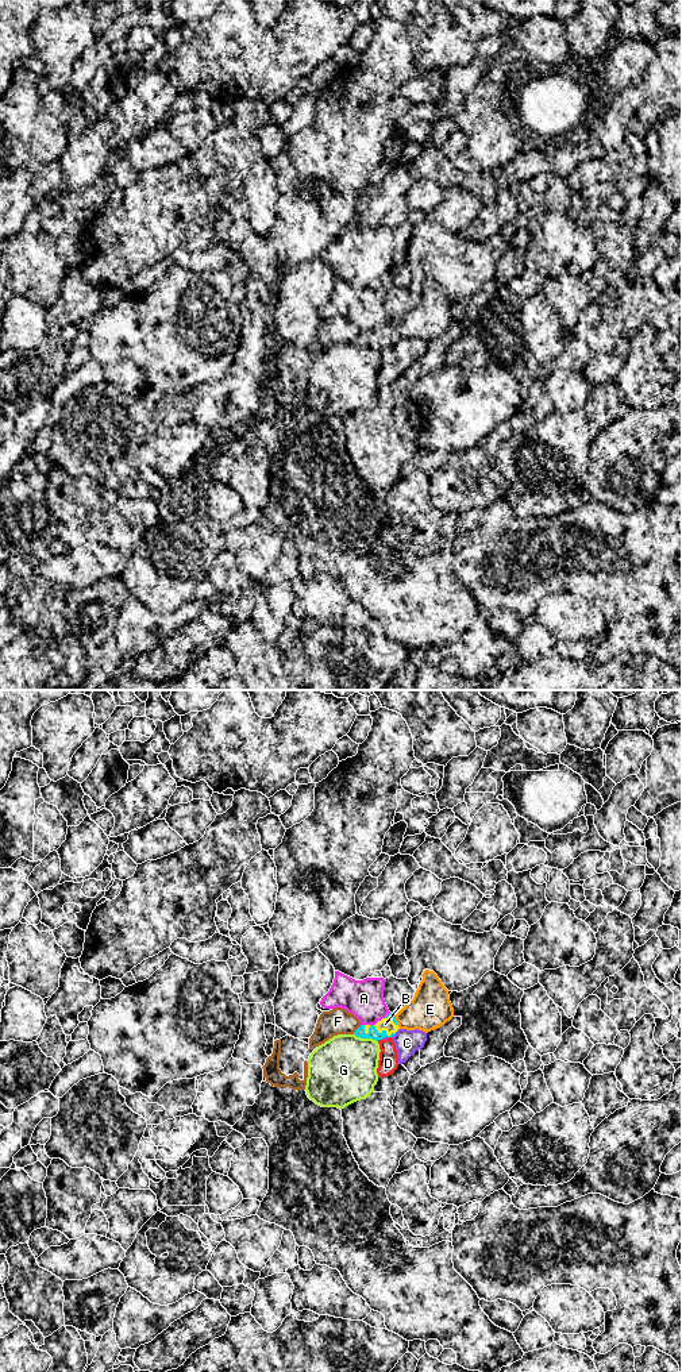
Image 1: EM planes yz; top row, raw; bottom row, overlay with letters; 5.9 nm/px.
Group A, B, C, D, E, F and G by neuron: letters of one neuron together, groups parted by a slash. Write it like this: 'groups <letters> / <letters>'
groups A / B / C D / E / F / G

